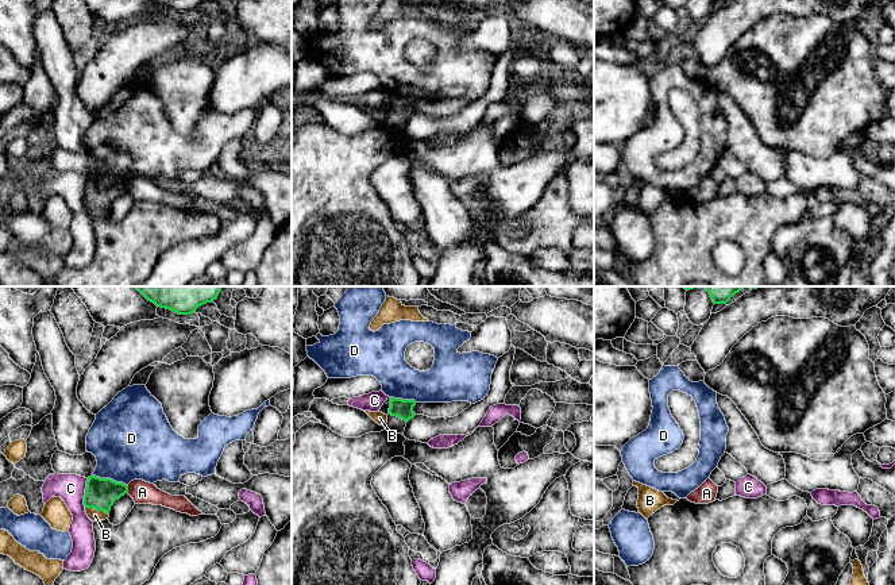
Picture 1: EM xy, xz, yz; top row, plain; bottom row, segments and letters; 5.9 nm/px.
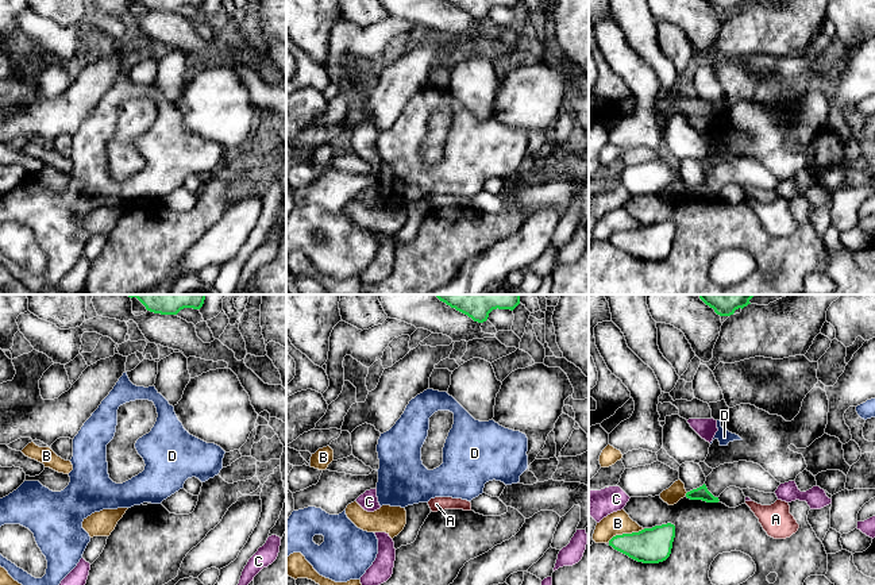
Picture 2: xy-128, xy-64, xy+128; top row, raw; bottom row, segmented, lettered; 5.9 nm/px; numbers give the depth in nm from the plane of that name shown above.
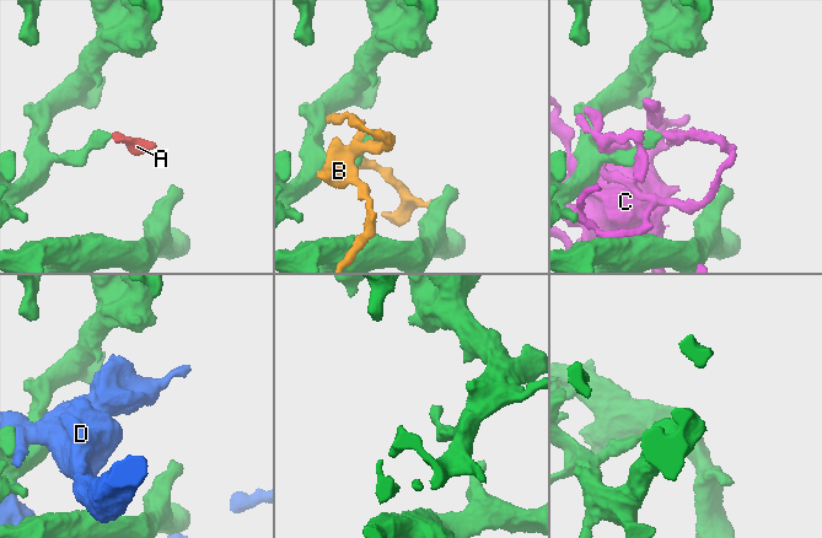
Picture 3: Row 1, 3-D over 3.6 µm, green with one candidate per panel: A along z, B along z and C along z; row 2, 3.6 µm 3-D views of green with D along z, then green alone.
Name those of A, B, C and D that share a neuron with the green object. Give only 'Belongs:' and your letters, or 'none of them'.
Belongs: none of them

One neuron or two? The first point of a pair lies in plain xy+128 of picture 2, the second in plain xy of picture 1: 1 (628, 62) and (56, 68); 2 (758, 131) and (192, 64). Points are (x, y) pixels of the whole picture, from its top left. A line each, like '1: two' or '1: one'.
1: two
2: one

